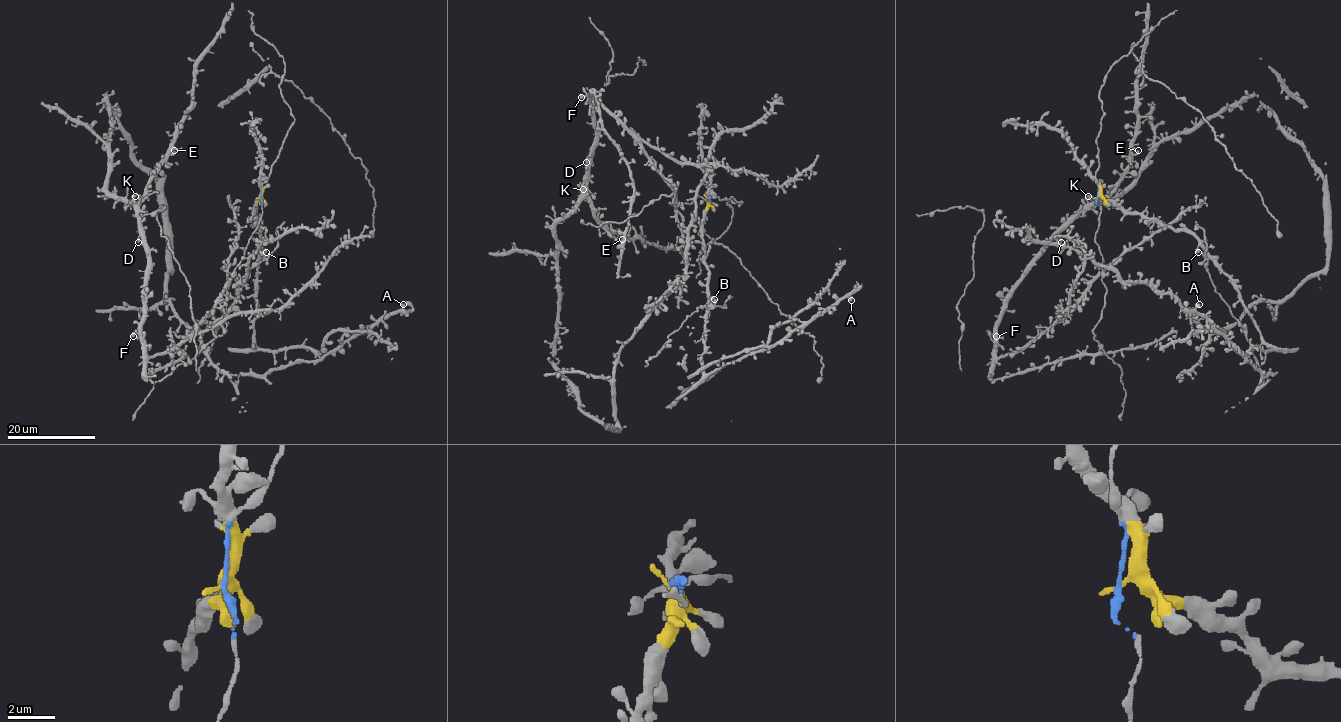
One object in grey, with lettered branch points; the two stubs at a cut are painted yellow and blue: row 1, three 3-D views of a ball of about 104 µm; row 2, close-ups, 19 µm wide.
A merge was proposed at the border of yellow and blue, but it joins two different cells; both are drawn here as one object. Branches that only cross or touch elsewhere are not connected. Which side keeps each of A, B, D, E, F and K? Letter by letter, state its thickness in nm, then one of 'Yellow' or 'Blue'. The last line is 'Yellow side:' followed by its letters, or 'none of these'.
A: Thickness 550 nm. Yellow
B: Thickness 500 nm. Yellow
D: Thickness 320 nm. Blue
E: Thickness 300 nm. Blue
F: Thickness 480 nm. Blue
K: Thickness 480 nm. Blue
Yellow side: A, B

